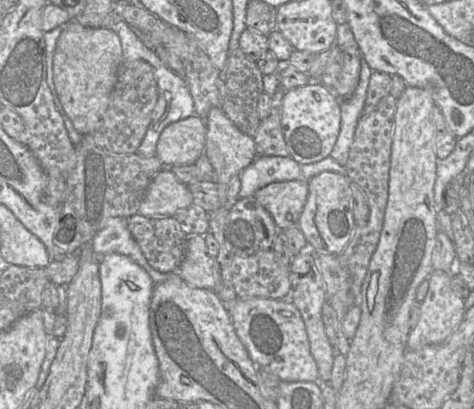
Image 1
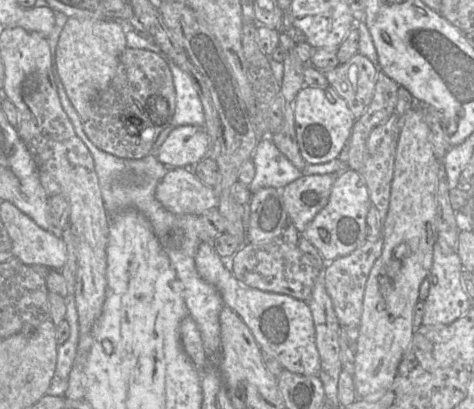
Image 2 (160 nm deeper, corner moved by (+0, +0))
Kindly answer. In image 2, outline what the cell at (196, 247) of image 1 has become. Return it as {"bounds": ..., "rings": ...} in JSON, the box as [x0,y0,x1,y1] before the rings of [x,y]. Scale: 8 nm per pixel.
{"bounds":[195,241,320,375],"rings":[[[210,241],[202,242],[195,256],[196,269],[203,280],[220,292],[224,304],[233,309],[251,330],[261,351],[272,355],[290,372],[318,375],[320,357],[315,341],[315,326],[309,304],[290,295],[250,287],[227,269]]]}

